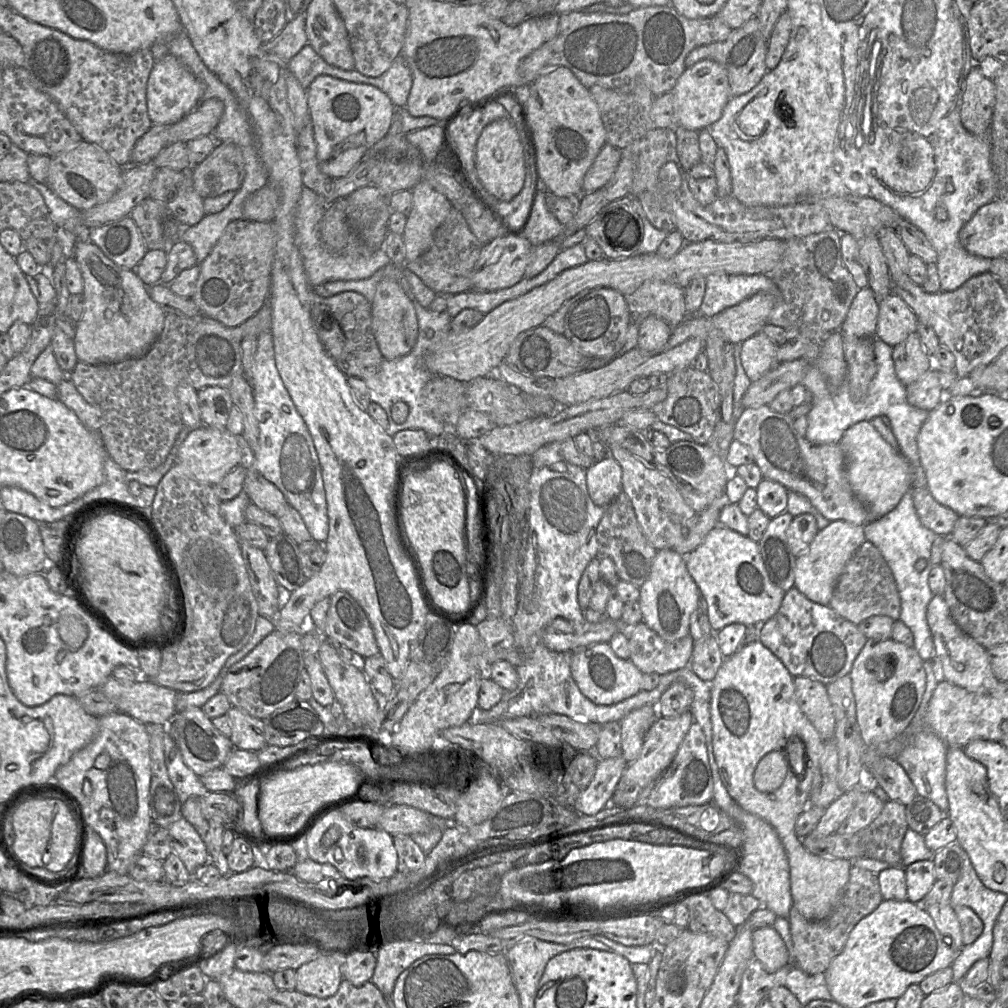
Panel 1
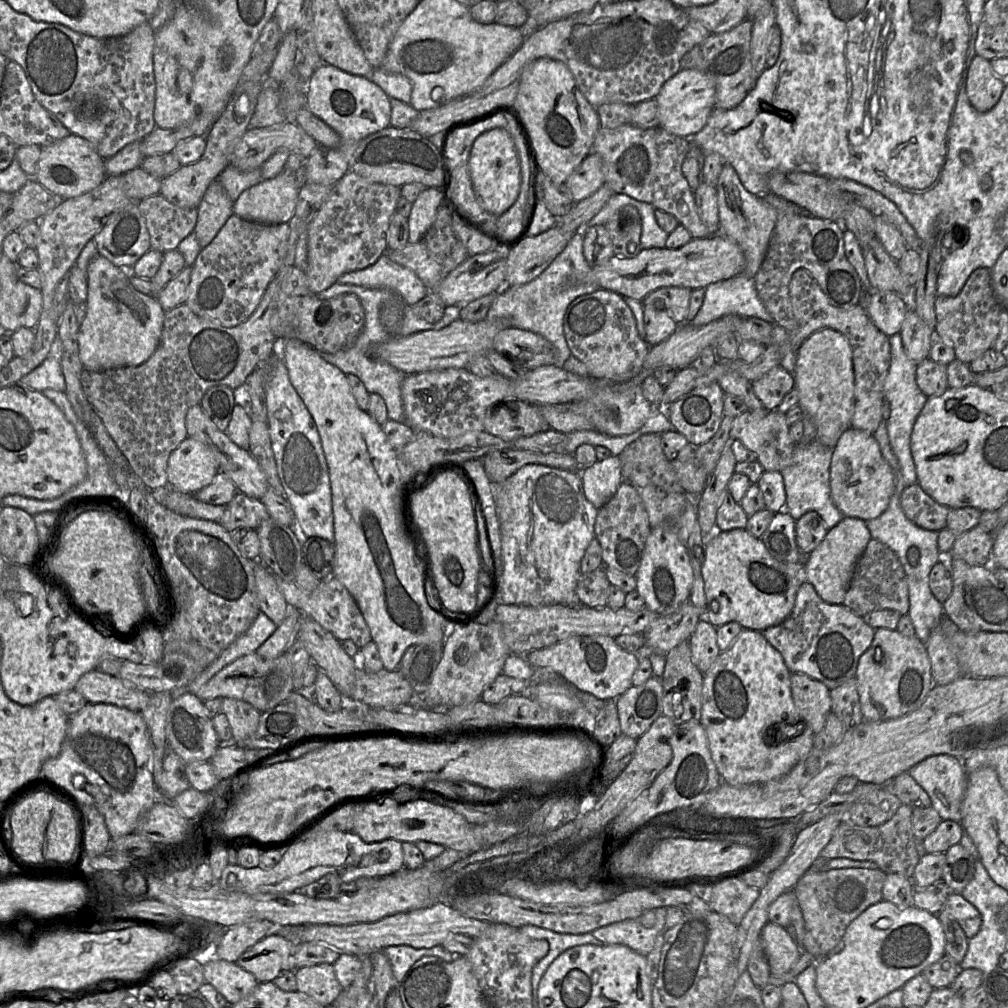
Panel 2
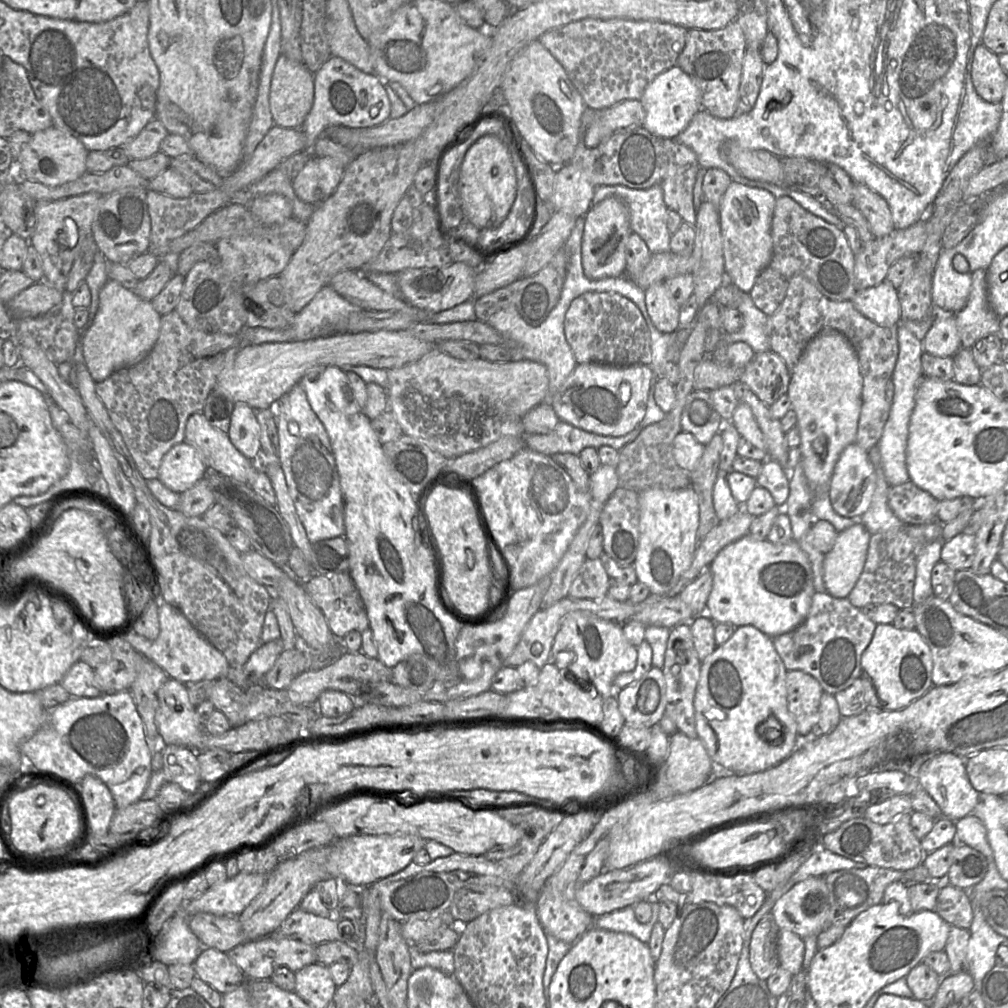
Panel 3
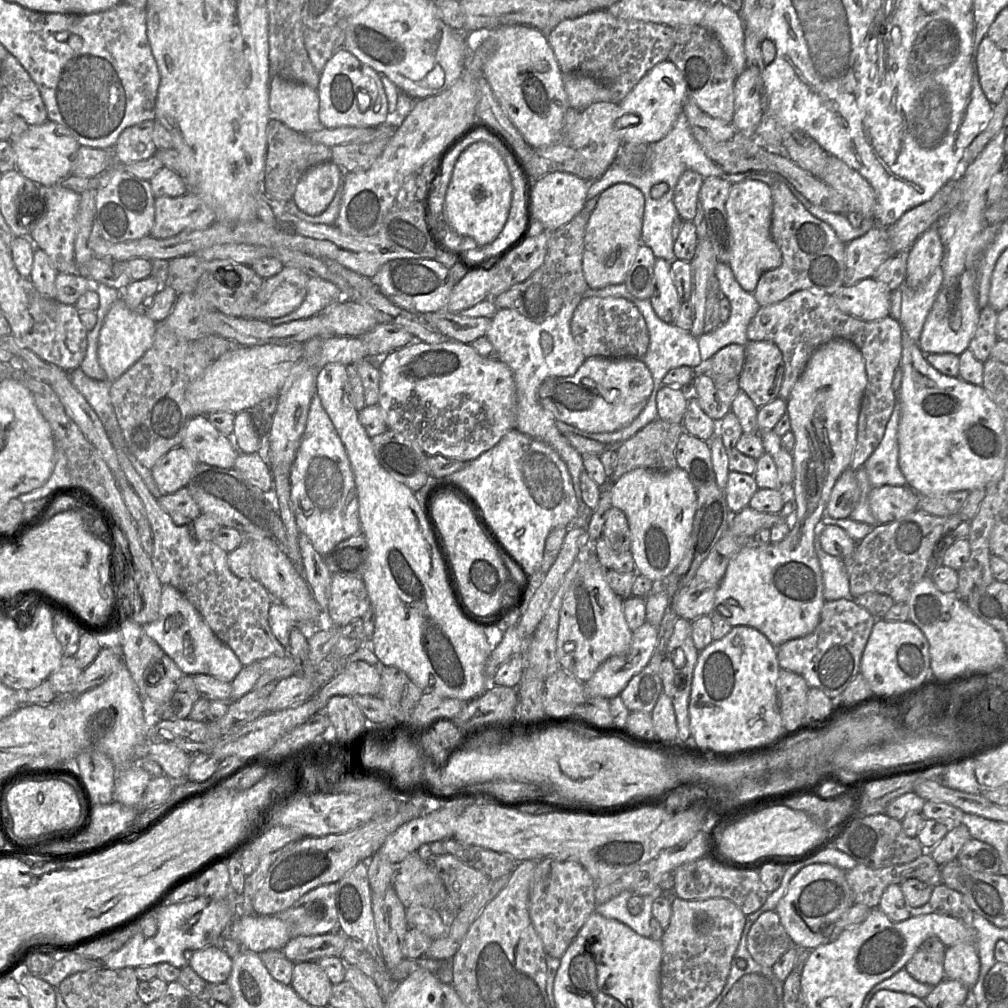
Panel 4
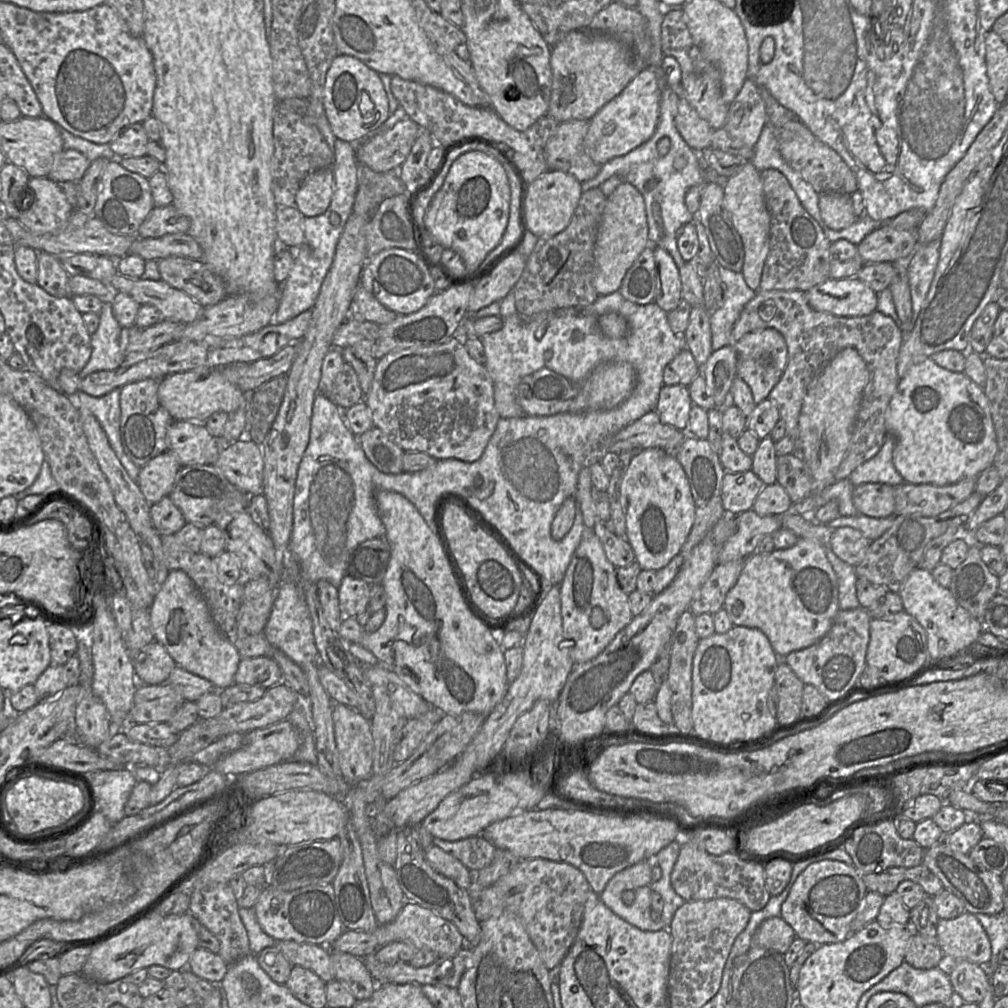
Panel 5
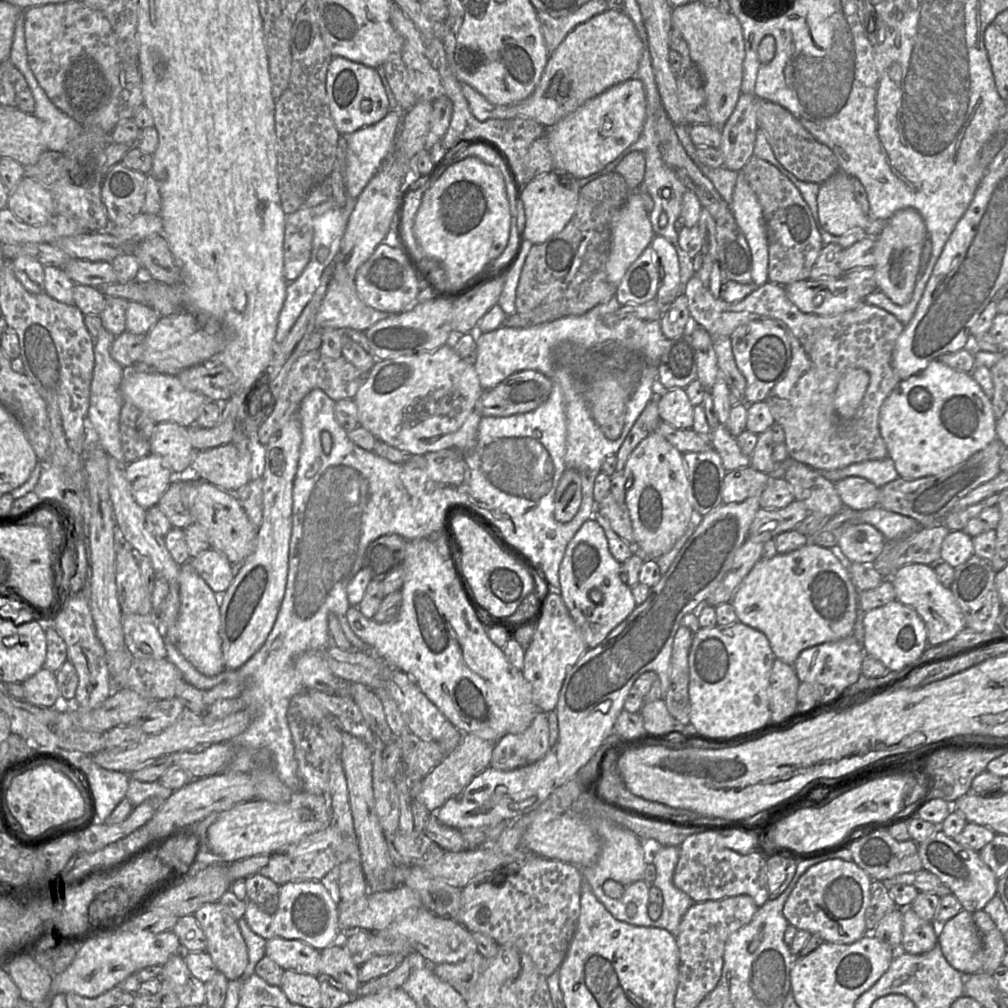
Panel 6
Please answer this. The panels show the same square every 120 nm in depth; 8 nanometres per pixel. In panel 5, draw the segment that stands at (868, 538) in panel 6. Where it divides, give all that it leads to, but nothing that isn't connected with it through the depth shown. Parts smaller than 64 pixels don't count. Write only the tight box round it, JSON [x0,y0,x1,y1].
[829,526,870,567]

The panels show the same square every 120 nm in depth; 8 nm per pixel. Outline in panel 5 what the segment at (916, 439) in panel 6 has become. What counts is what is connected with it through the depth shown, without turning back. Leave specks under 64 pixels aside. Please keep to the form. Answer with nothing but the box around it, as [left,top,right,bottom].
[885,359,997,486]

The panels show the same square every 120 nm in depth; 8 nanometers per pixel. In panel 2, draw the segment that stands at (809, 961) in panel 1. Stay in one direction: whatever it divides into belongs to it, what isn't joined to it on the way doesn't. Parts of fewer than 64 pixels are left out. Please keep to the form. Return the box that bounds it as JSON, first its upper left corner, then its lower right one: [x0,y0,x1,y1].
[793,868,886,959]

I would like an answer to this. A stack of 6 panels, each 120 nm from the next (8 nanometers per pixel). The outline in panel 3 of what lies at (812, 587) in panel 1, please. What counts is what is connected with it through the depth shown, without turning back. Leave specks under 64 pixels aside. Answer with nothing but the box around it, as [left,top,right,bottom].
[822,522,871,598]

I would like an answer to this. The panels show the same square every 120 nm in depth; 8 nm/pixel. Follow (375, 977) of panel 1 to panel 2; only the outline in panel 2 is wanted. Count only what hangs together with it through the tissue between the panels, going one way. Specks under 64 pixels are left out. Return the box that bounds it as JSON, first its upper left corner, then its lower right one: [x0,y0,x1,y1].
[382,945,456,982]

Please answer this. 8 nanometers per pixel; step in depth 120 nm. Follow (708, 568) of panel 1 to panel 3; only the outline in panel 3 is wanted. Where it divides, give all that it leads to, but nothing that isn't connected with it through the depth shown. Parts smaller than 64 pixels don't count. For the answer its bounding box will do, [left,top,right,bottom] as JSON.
[706,534,816,638]

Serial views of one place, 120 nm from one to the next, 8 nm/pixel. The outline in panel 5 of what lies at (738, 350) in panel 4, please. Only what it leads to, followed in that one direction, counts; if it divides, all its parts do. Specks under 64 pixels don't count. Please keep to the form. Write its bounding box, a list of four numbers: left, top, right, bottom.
[700,346,737,409]

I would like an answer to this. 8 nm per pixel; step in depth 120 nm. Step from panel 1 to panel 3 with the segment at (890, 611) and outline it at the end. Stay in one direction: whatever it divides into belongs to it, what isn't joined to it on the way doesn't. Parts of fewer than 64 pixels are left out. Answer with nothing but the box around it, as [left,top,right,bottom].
[847,520,943,610]

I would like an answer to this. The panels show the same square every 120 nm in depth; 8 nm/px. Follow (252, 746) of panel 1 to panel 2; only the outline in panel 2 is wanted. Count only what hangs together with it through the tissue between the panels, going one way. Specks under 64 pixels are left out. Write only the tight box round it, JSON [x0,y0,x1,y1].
[222,698,261,744]

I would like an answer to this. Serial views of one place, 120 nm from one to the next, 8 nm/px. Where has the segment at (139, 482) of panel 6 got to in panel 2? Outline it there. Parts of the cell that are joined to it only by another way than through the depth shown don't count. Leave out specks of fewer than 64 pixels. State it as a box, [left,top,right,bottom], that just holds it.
[168,437,219,494]

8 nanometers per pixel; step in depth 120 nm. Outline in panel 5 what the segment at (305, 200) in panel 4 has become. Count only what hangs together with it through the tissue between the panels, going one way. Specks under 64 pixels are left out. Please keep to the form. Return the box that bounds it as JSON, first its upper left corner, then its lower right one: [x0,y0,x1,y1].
[295,167,334,217]

